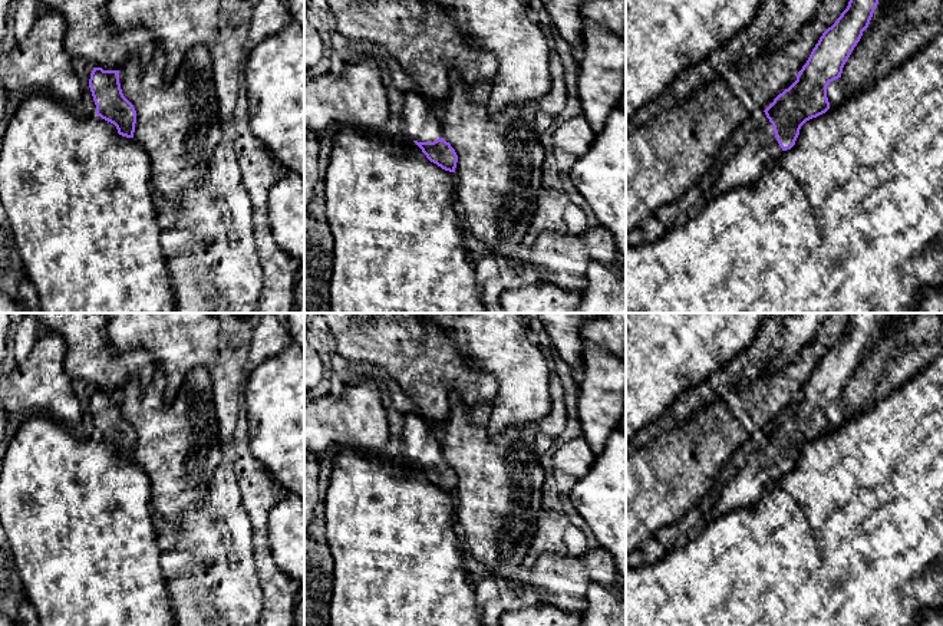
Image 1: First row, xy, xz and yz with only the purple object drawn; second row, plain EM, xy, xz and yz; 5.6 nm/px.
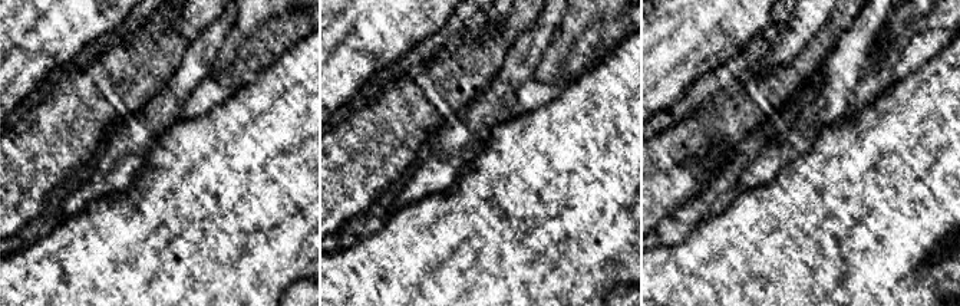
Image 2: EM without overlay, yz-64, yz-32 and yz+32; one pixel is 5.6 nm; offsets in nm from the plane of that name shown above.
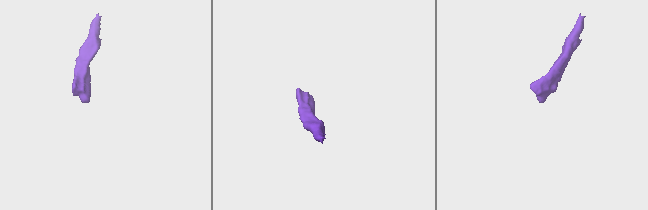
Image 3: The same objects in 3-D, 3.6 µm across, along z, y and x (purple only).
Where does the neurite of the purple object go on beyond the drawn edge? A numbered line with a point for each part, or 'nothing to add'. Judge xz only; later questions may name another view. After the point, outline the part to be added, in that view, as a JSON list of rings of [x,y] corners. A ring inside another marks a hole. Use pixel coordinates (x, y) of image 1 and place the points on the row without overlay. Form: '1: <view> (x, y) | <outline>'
1: xz (421, 445) | [[[418,414],[403,415],[403,445],[406,459],[418,464],[433,464],[444,458],[442,444],[432,434],[432,426]]]

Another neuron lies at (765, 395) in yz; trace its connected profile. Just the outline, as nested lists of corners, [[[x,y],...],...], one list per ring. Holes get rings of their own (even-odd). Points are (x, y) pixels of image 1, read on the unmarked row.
[[[827,313],[811,342],[791,363],[779,370],[758,369],[735,385],[743,408],[764,434],[774,421],[788,411],[807,385],[822,355],[847,330],[853,313]]]

